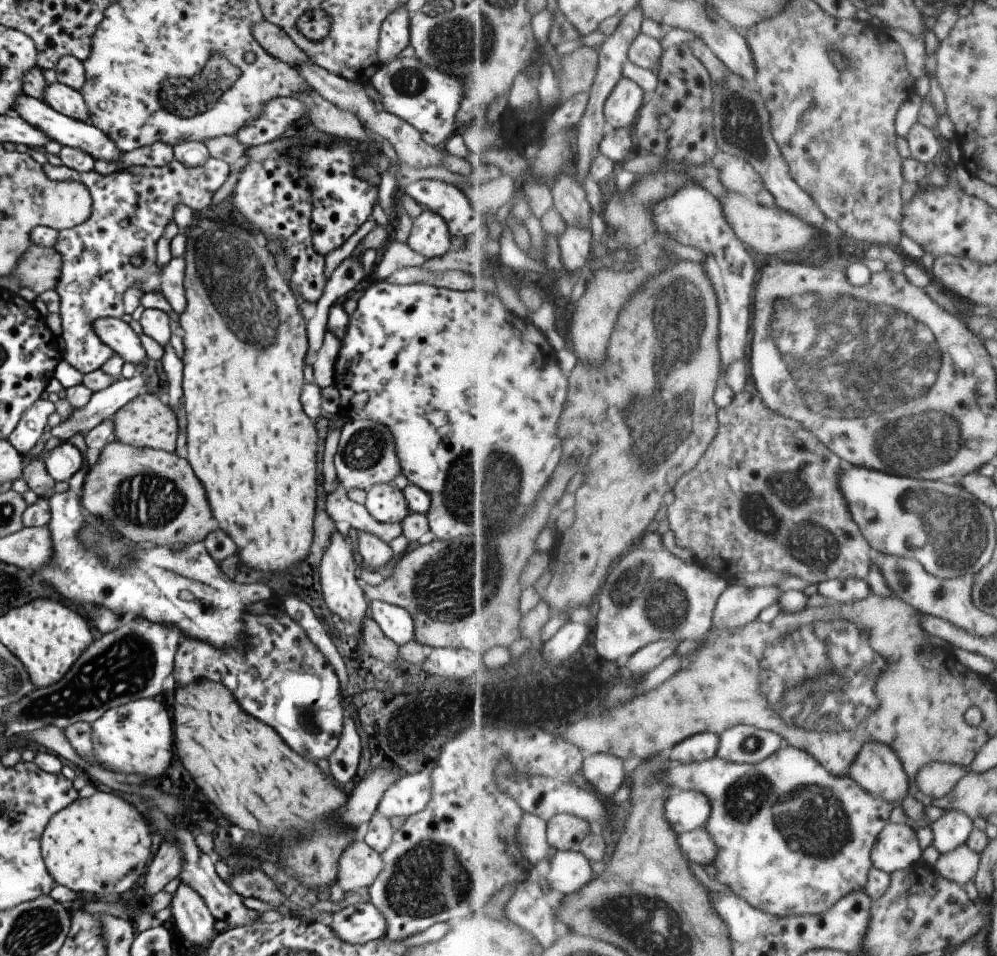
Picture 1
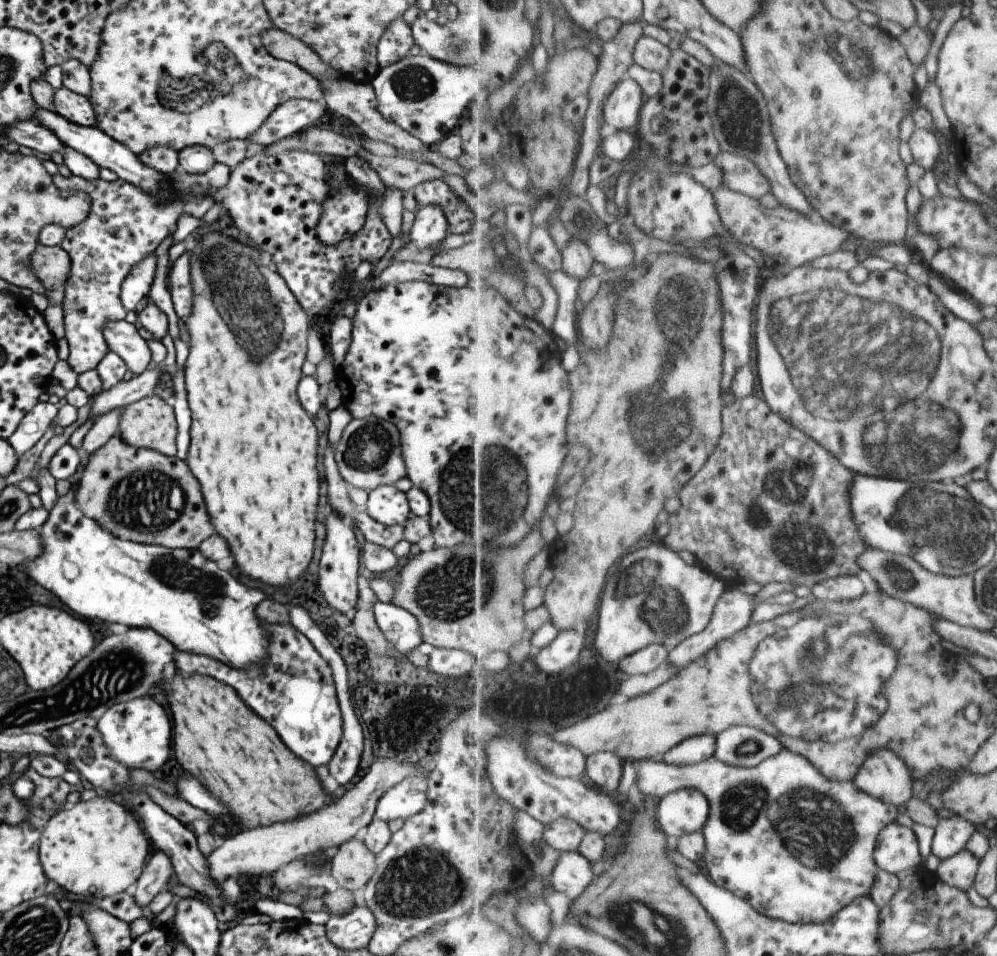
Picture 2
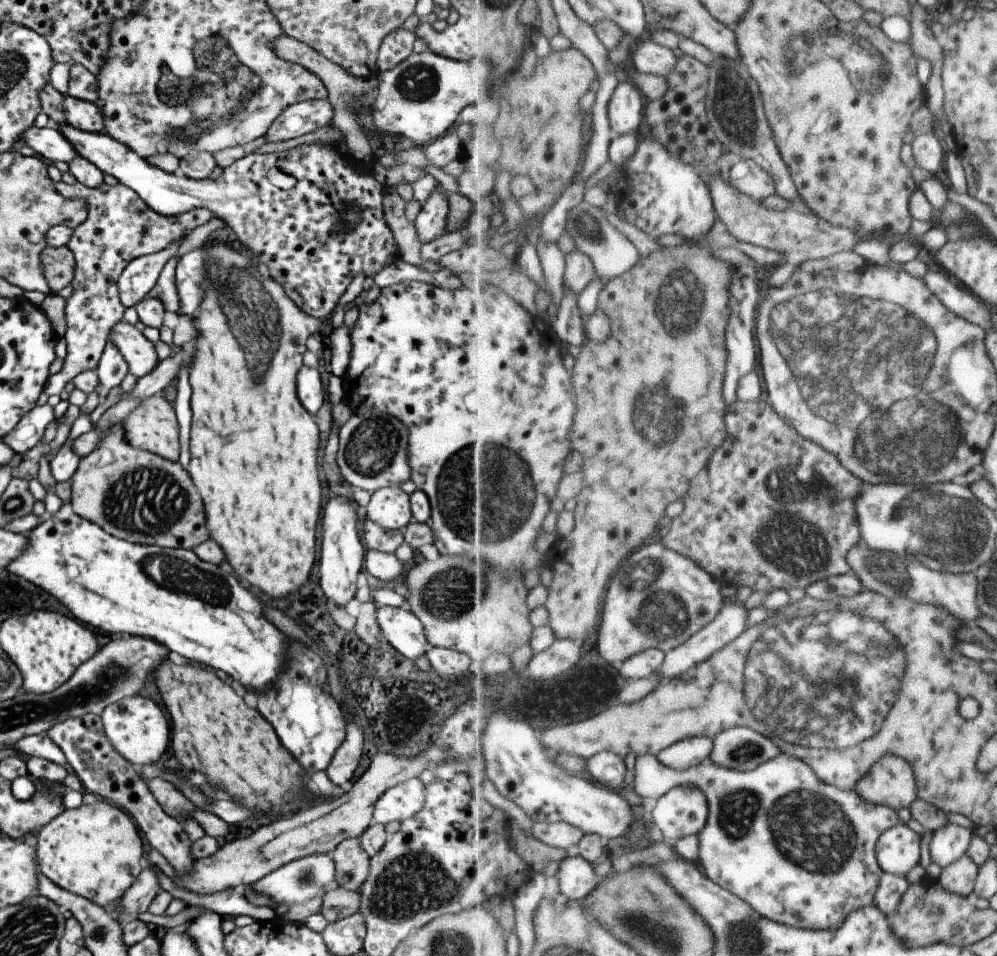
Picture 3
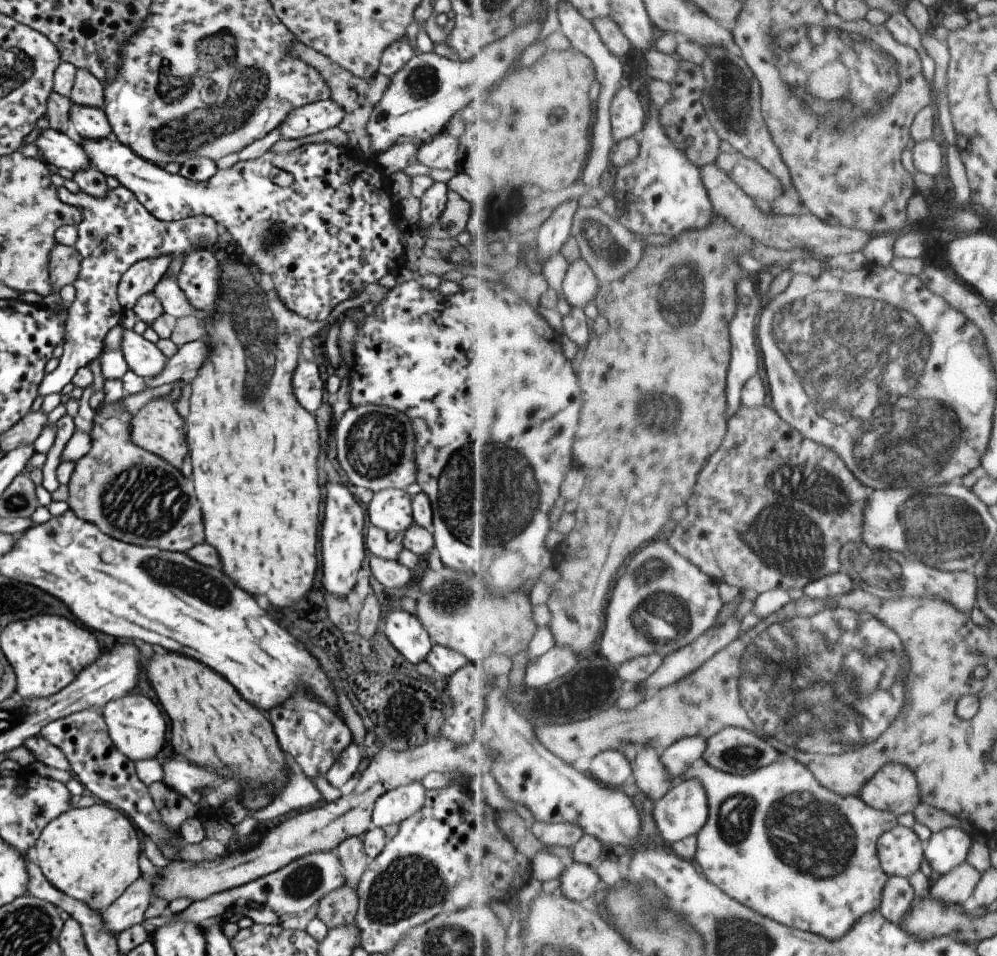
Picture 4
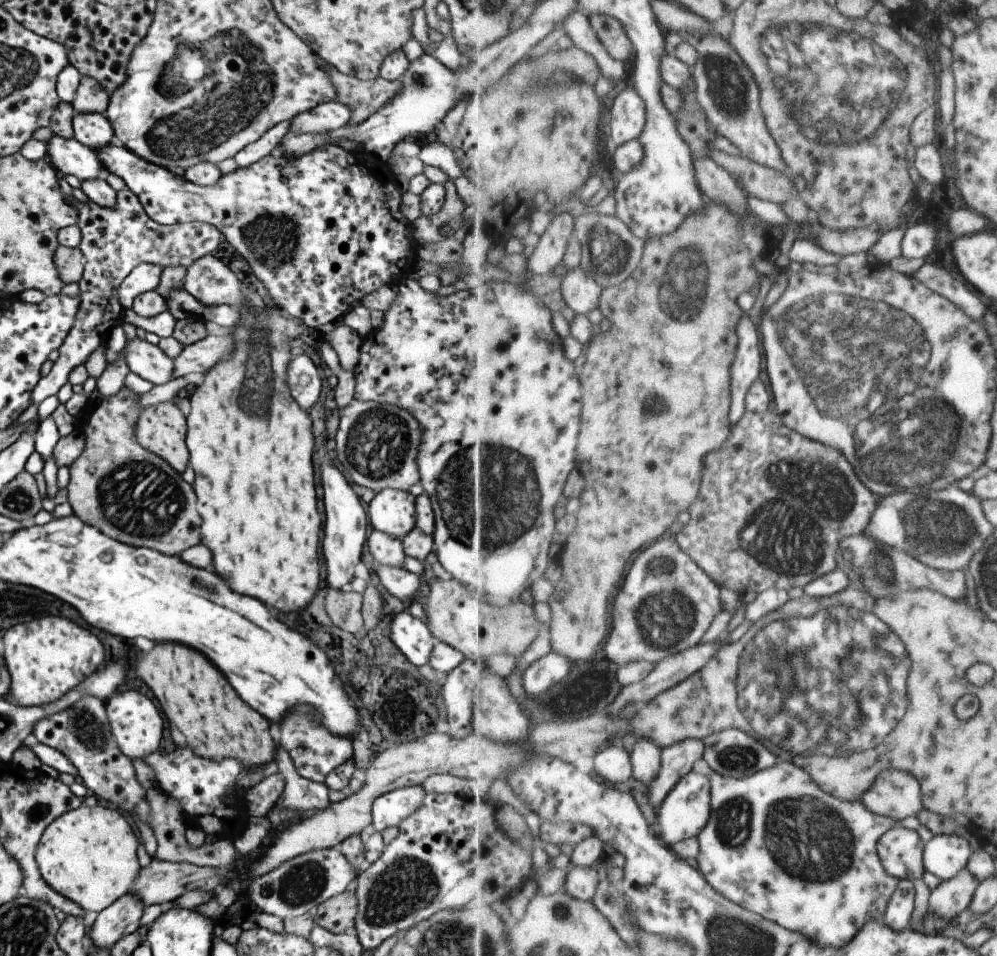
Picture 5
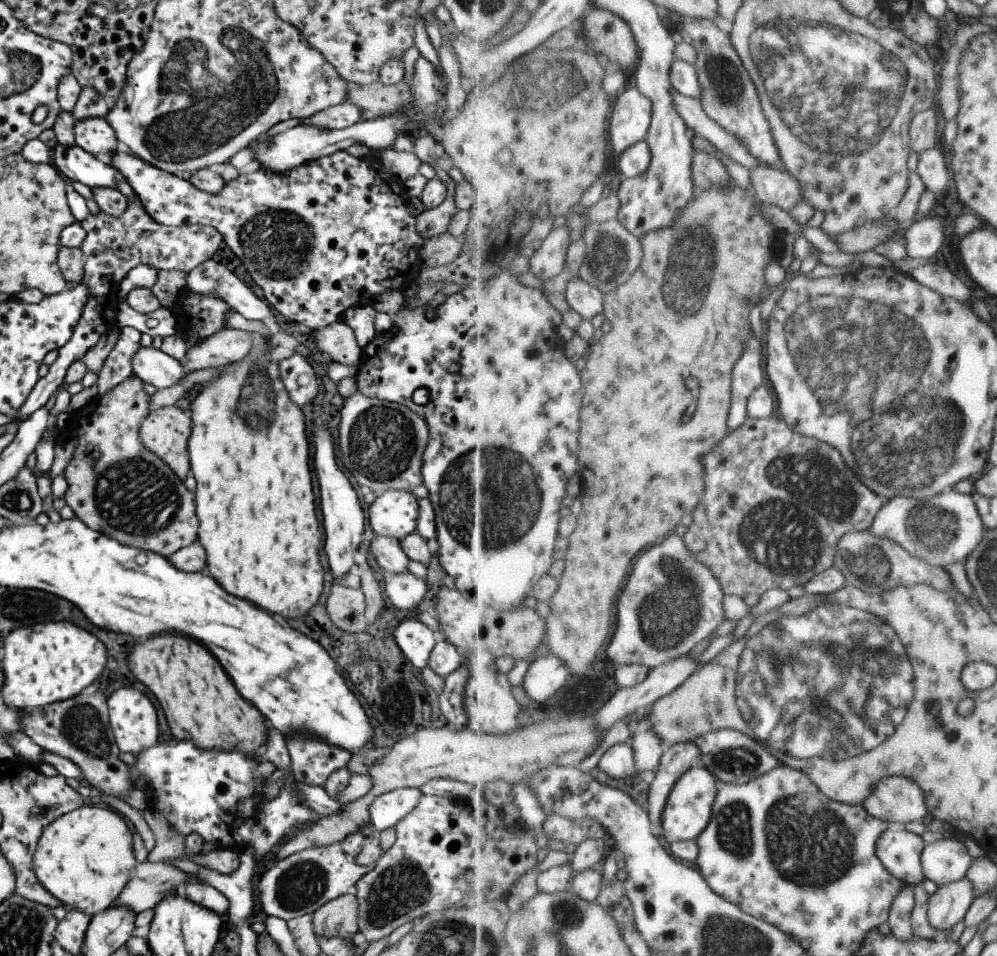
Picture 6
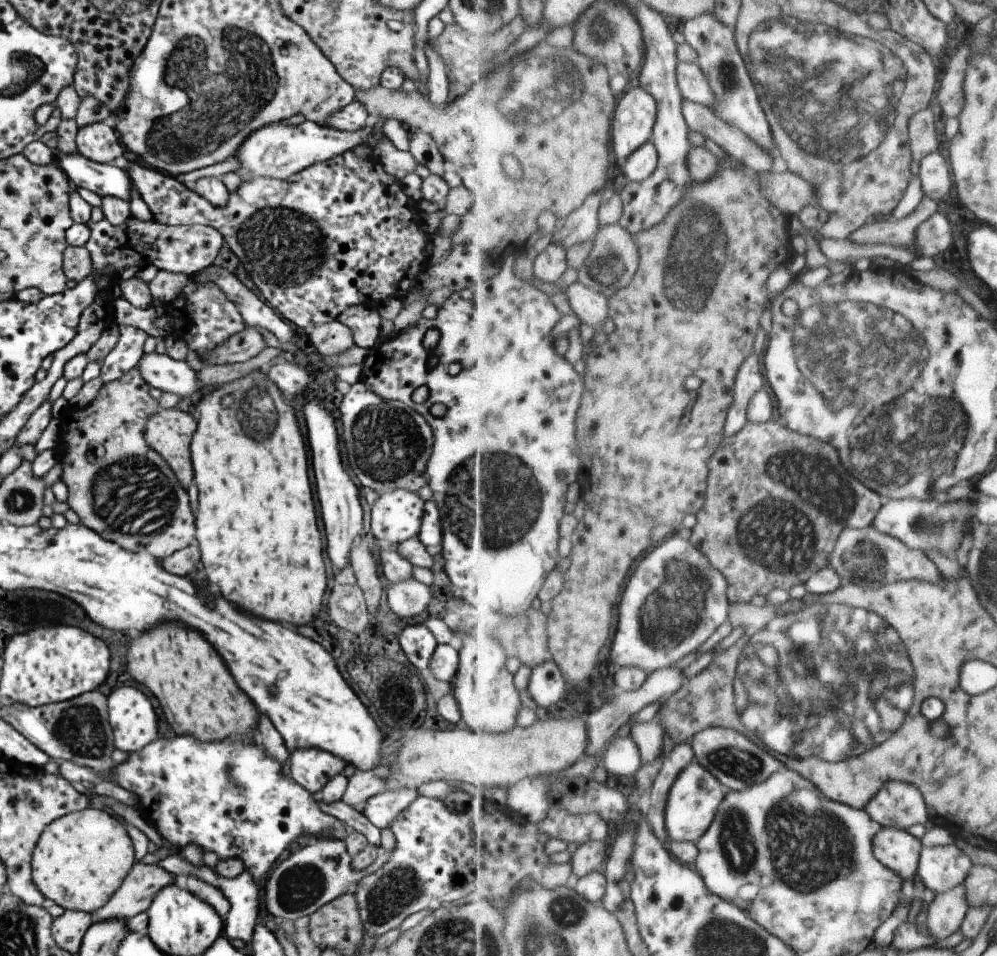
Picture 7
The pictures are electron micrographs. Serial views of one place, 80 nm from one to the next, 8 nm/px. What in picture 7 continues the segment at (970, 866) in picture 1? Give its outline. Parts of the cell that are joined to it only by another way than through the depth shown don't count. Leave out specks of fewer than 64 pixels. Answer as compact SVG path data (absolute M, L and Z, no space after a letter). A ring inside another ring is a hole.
M966 884L935 896L927 910L927 923L932 936L947 938L961 930L964 918L970 909Z

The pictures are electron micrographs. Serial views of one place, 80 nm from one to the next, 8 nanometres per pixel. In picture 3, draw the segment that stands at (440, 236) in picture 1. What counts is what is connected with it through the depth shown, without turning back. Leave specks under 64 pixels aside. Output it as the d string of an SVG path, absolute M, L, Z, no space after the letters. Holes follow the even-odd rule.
M438 186L420 206L415 219L412 220L417 240L421 244L428 243L446 232L447 195Z

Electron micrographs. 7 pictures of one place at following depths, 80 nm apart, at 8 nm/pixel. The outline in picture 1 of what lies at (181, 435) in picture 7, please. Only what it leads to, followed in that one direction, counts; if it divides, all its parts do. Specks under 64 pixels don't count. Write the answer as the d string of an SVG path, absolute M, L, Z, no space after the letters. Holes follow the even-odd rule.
M141 394L121 406L113 417L114 439L122 444L145 449L163 450L167 454L174 453L178 426L171 408L163 404L153 394Z

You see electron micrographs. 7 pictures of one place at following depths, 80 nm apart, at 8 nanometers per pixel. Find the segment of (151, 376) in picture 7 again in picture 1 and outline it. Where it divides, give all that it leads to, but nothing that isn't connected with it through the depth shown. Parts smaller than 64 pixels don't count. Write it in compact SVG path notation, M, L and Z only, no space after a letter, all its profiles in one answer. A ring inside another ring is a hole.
M111 317L97 318L91 322L91 328L101 343L111 348L123 362L129 362L135 367L147 360L139 338L129 324Z

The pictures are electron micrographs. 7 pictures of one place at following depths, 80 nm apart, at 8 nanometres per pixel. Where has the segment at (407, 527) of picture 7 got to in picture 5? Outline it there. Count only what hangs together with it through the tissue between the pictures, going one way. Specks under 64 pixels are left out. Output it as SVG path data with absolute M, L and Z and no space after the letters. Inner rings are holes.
M383 489L367 503L367 518L373 529L402 539L415 527L415 497L408 491Z

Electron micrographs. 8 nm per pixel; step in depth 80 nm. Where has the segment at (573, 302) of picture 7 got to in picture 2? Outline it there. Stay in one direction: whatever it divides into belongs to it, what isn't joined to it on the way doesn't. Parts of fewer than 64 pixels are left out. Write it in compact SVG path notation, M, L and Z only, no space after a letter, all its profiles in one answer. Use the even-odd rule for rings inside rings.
M572 236L572 239L562 250L563 271L577 280L583 281L589 274L593 262L596 262L587 242Z

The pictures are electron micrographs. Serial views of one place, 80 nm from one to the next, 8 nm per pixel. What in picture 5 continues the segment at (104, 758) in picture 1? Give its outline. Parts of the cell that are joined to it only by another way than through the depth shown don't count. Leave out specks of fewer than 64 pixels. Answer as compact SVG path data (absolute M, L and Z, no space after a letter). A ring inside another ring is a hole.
M128 688L121 689L108 698L104 707L113 740L126 757L143 759L158 750L159 740L163 736L163 720L157 708L144 695Z

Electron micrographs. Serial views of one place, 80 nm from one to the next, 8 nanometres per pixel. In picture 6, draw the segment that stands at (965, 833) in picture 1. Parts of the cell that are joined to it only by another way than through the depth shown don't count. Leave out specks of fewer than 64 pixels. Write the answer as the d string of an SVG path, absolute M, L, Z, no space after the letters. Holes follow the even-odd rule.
M952 837L926 843L922 854L924 875L938 887L965 878L973 861L970 845Z

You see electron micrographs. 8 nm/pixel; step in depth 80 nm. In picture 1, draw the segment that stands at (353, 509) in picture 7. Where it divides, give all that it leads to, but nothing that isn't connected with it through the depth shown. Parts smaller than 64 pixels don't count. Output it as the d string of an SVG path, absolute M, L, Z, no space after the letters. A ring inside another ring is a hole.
M333 532L329 536L329 543L321 556L317 574L319 574L319 584L321 584L321 595L325 607L337 619L349 622L359 633L361 620L363 620L363 616L368 614L368 608L365 606L362 590L356 584L355 569L357 565L353 560L353 550L350 543L347 534L343 536L340 532Z

